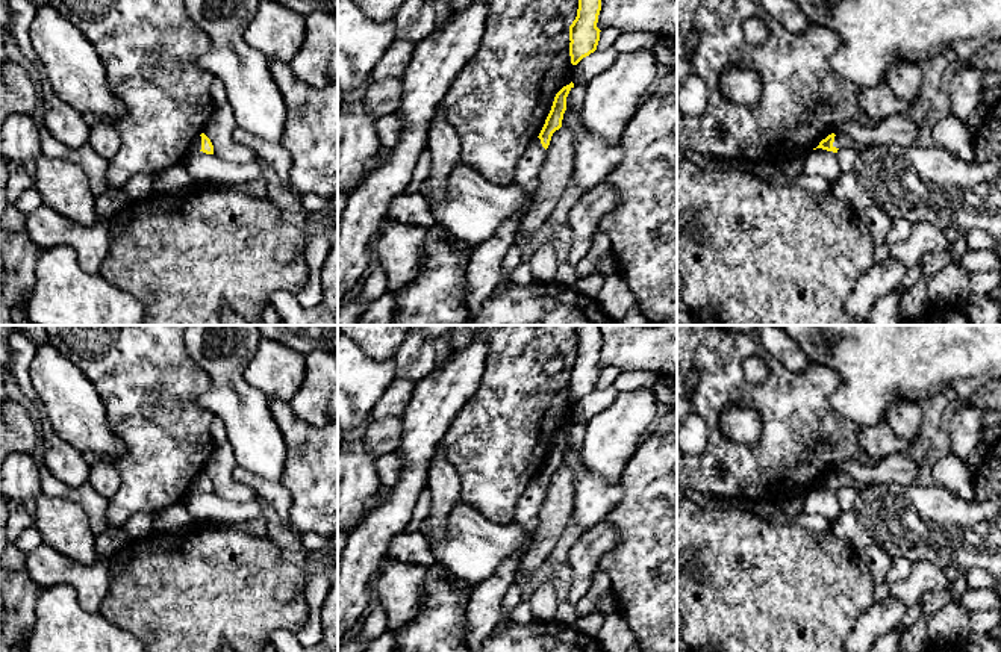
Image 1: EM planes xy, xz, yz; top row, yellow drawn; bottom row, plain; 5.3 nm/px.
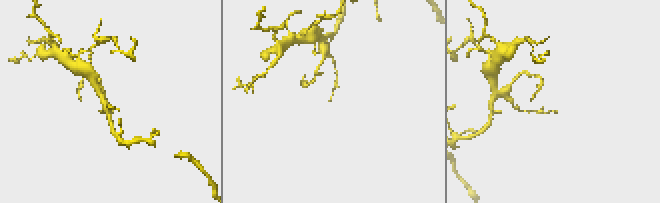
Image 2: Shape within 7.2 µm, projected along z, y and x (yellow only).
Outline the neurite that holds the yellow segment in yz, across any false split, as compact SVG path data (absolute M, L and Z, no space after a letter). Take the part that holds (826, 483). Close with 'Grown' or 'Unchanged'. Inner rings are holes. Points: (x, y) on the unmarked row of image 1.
M831 472L825 478L822 478L816 487L837 492L837 489L844 486L854 487L857 492L860 492L862 489L869 487L872 484L859 483L845 473Z. Grown

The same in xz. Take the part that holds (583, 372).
M577 325L578 348L569 365L569 395L577 404L583 396L597 389L600 368L597 366L601 349L601 334L598 325Z. Unchanged

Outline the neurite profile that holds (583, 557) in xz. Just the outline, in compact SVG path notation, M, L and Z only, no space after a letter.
M607 520L595 523L580 536L569 549L566 564L571 569L571 590L568 601L575 604L589 590L600 558L621 540L618 529Z

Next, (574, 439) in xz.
M585 425L571 427L566 436L566 449L577 449L580 452L585 436L586 436Z

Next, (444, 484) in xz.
M439 448L429 461L427 489L430 490L432 502L421 532L429 539L441 540L445 536L447 516L460 501L460 480Z

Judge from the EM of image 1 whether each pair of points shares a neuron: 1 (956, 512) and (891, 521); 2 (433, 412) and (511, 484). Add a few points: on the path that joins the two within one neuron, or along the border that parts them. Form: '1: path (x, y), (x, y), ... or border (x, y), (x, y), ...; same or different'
1: path (939, 521), (907, 521); same
2: border (470, 397), (436, 447); different

